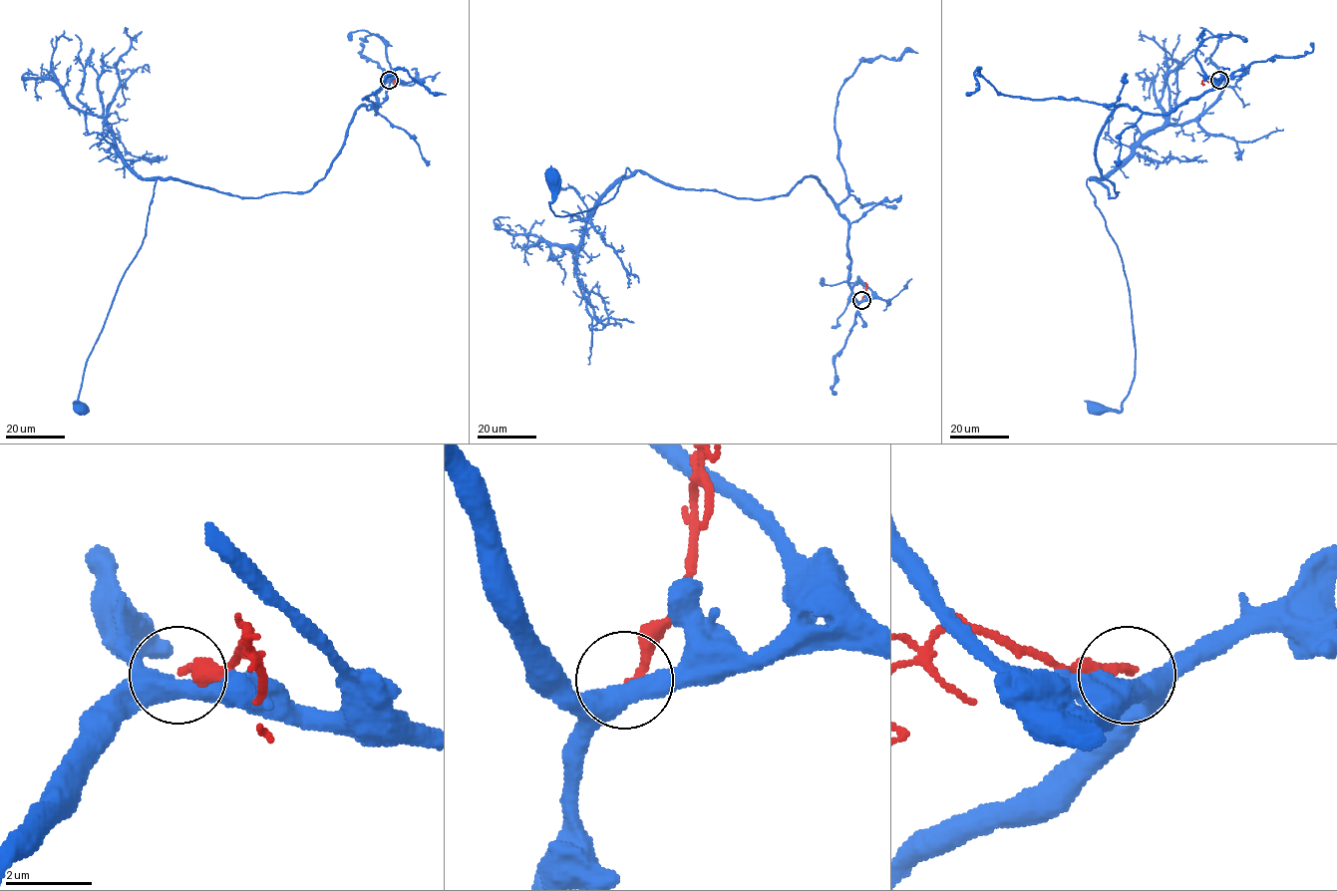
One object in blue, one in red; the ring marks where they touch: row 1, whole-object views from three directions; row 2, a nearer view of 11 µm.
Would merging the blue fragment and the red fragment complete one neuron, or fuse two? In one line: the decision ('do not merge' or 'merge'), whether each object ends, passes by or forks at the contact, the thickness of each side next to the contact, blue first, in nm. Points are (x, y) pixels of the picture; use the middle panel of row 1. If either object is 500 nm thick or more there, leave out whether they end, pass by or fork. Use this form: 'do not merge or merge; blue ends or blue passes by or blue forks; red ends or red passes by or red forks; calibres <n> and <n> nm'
do not merge; blue passes by; red ends; calibres 460 and 200 nm

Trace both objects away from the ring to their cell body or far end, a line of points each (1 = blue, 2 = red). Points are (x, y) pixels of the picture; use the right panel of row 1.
1: (1219, 81), (1166, 114), (1119, 106), (1098, 139), (1119, 192), (1087, 186), (1135, 374), (1120, 411), (1097, 410)
2: (1219, 81), (1206, 77), (1202, 81), (1203, 85)

